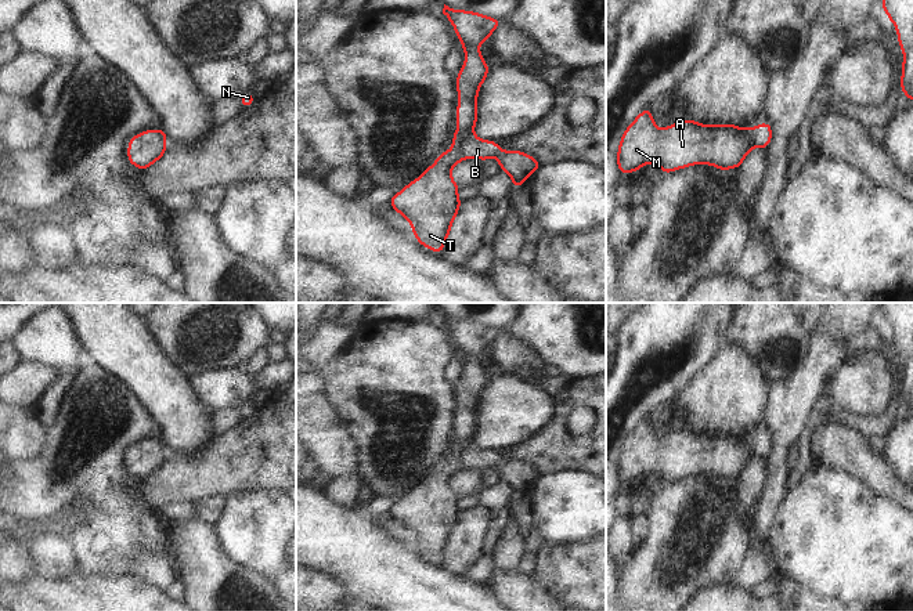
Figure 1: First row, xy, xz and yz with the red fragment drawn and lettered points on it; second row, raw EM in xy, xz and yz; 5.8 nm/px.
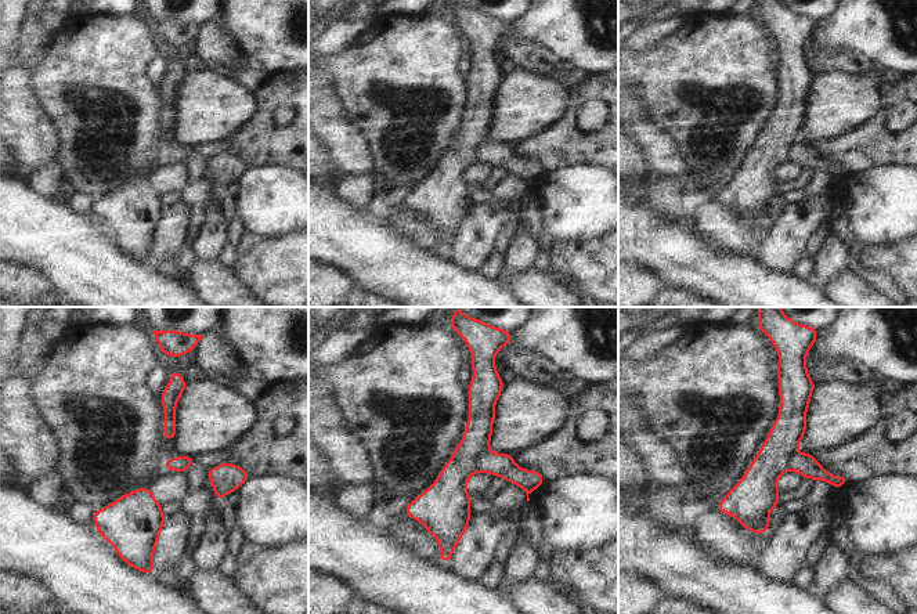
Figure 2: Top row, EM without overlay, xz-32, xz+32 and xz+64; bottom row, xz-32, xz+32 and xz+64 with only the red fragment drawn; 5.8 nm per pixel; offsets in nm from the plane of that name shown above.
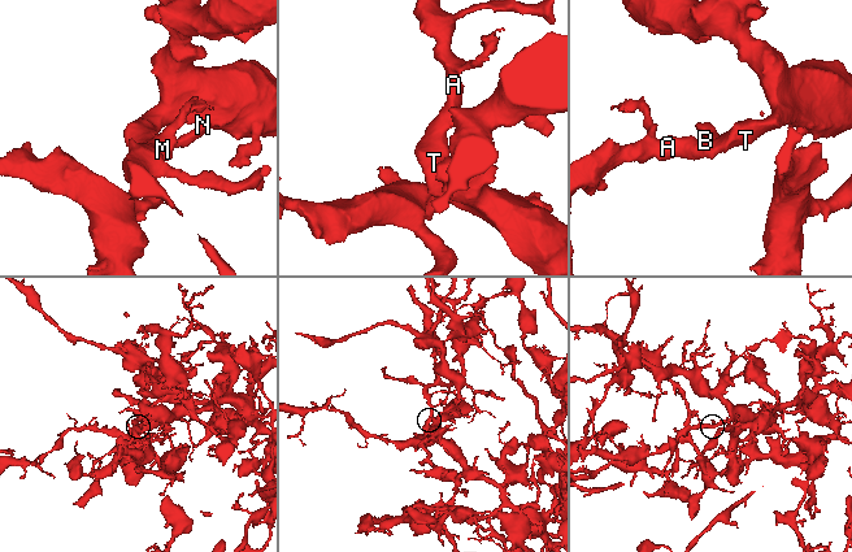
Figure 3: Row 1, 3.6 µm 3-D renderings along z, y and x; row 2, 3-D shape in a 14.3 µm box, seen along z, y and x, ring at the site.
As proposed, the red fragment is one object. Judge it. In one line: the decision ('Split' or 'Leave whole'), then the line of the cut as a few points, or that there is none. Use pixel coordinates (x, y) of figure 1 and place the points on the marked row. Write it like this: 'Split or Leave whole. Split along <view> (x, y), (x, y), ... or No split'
Split. Split along xz (473, 133), (469, 133), (459, 143), (459, 161)

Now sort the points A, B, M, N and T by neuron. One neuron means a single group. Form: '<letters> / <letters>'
A M T / B N

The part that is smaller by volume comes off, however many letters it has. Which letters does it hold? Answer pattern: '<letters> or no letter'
B, N

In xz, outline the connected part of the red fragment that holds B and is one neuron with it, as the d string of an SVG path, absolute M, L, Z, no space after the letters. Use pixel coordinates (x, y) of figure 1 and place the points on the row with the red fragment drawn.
M469 134L459 142L461 162L466 159L487 159L495 158L499 170L505 170L512 178L512 187L522 187L528 177L541 167L541 163L531 155L523 151L504 151L498 142L491 140L480 140L476 134Z

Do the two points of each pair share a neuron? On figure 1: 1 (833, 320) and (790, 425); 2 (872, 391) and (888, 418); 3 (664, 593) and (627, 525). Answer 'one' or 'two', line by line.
1: one
2: two
3: two

